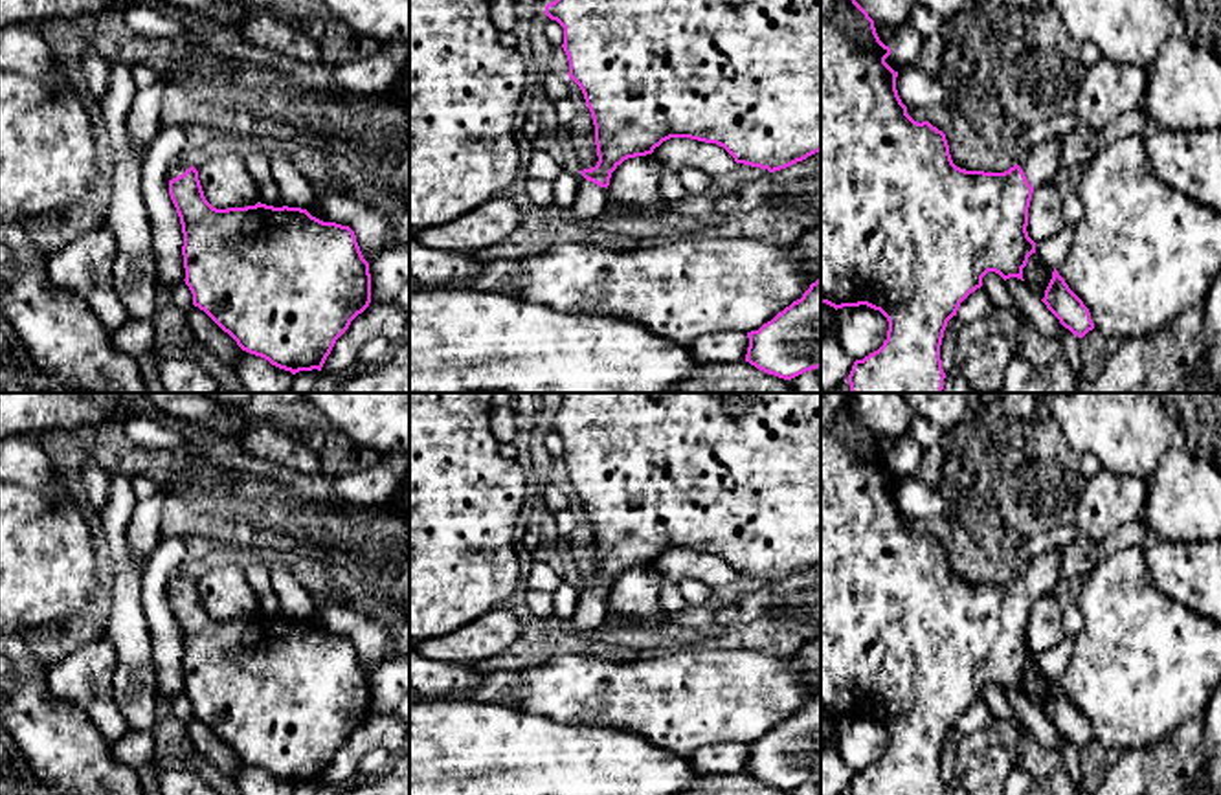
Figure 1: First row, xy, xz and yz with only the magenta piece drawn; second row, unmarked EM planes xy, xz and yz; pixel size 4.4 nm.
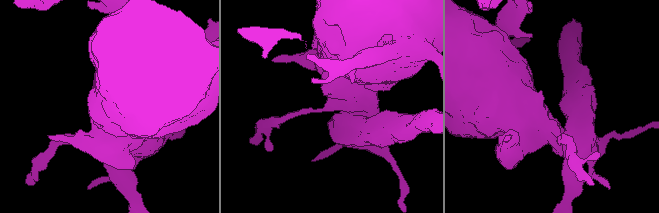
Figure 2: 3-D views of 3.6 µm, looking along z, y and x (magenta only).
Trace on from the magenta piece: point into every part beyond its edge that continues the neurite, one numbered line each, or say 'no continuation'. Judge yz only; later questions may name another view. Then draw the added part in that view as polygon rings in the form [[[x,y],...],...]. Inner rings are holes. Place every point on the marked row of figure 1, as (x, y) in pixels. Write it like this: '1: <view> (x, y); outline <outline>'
1: yz (1040, 164); outline [[[1054,136],[1041,141],[1032,151],[1023,152],[1017,158],[1017,165],[1023,169],[1028,184],[1036,189],[1047,182],[1052,182],[1059,165],[1059,151],[1065,136]]]

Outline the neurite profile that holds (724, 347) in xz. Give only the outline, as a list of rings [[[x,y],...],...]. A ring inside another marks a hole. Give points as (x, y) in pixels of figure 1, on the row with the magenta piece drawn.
[[[718,330],[696,338],[689,351],[698,365],[731,365],[745,360],[747,347],[747,332]]]

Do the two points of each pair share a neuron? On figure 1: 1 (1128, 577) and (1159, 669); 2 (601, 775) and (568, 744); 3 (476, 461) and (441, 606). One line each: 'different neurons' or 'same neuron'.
1: same neuron
2: same neuron
3: same neuron

